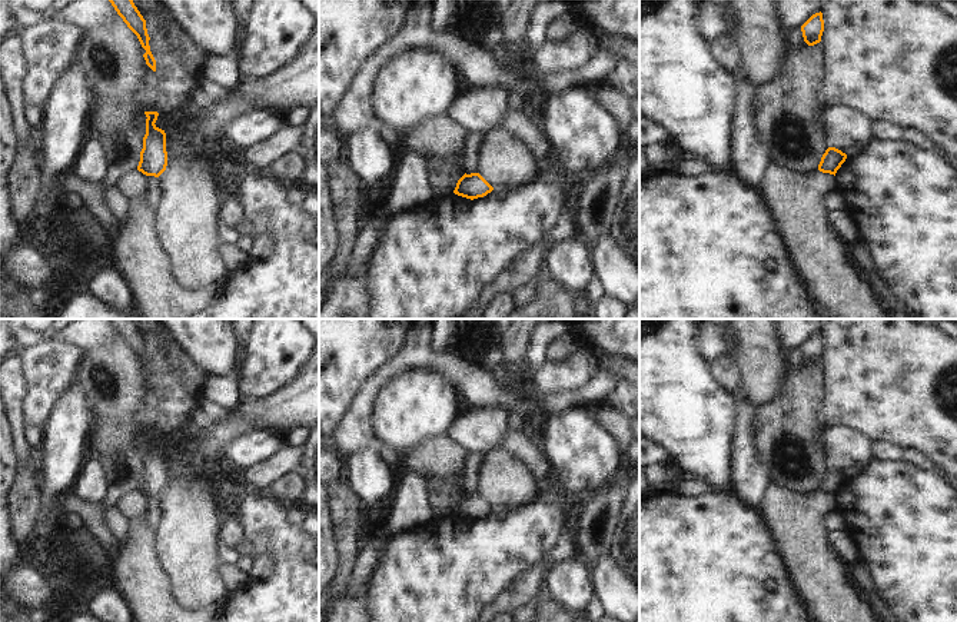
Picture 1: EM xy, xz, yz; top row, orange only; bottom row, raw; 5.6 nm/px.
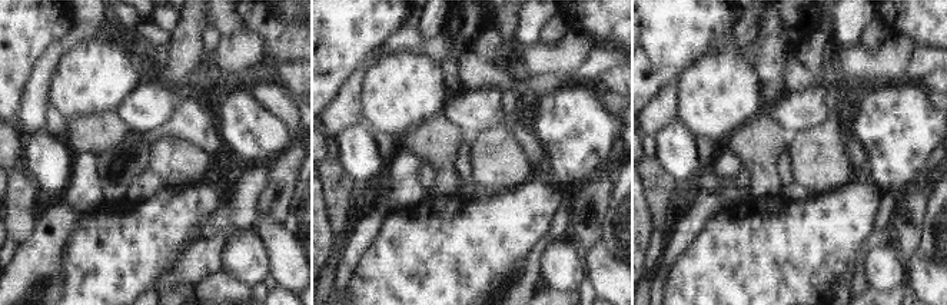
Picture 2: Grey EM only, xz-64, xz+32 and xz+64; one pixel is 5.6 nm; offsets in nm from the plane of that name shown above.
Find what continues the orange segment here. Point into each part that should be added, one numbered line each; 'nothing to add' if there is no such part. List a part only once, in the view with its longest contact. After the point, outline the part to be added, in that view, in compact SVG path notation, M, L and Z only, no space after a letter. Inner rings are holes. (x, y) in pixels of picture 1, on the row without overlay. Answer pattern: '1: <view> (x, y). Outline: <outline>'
nothing to add.

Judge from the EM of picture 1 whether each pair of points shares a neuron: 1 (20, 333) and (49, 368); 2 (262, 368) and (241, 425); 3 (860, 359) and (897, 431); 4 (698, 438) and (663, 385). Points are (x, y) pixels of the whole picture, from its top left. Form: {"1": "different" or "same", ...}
{"1": "different", "2": "different", "3": "same", "4": "same"}

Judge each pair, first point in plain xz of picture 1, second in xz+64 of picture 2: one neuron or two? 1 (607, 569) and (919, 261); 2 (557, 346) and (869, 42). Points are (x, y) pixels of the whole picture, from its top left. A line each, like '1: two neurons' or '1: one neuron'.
1: one neuron
2: one neuron

